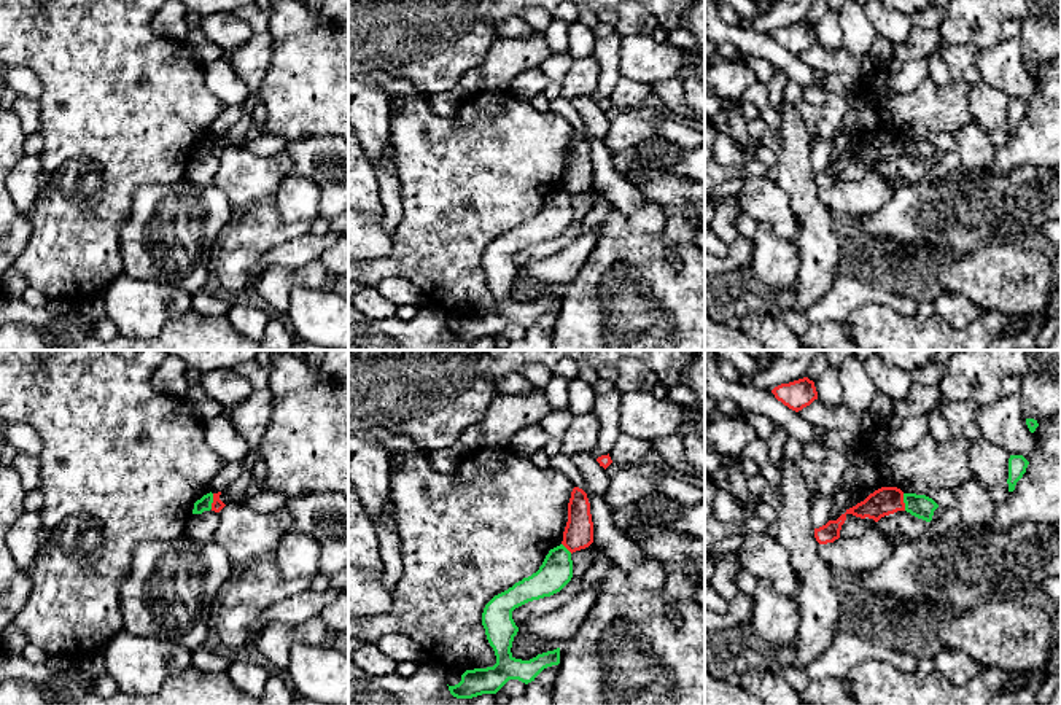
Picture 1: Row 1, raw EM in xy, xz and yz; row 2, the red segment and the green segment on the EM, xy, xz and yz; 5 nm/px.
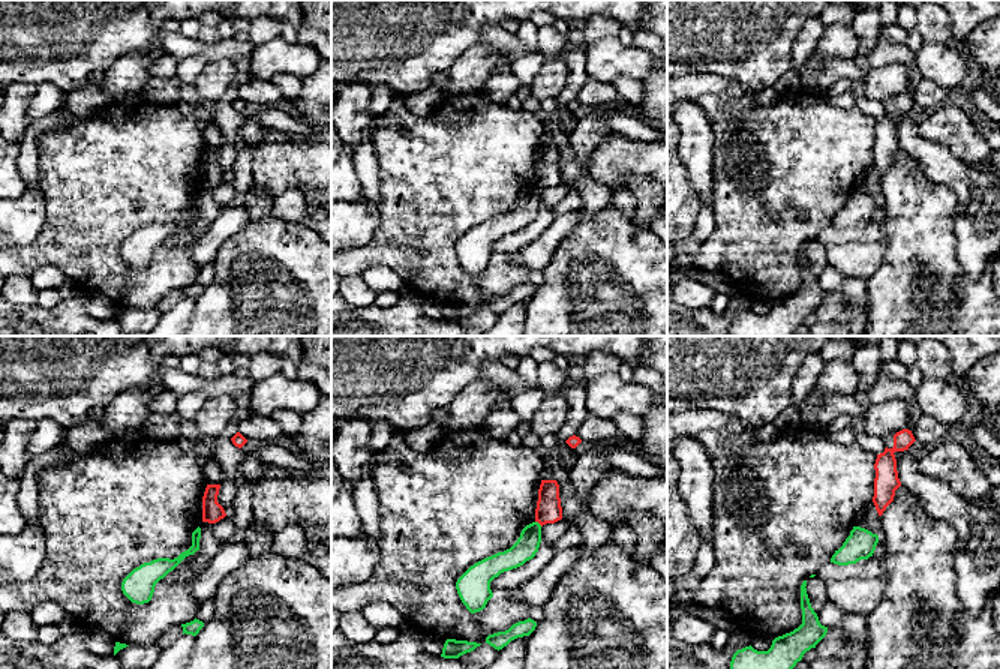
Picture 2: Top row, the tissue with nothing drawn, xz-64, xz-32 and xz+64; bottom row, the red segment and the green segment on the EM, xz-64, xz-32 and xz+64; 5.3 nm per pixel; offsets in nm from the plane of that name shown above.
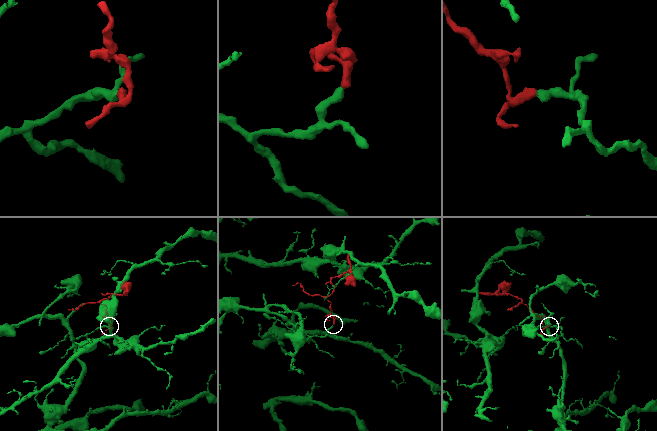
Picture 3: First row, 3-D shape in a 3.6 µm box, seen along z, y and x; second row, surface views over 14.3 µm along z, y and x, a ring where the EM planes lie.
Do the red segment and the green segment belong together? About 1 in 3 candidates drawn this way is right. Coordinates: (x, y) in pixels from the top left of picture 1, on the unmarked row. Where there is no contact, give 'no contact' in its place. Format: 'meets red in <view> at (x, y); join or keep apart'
meets red in yz at (902, 145); keep apart

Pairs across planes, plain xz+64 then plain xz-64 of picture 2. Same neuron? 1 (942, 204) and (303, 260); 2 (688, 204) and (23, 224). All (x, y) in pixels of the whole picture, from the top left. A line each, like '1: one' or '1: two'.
1: one
2: two

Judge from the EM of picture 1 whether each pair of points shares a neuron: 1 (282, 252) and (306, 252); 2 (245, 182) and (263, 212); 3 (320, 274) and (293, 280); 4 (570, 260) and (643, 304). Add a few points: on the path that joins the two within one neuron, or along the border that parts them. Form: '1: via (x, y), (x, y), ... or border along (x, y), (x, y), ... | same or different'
1: via (288, 252), (299, 252) | same
2: border along (269, 199), (250, 202), (242, 210) | different
3: via (314, 276), (299, 277) | same
4: border along (598, 233), (582, 268), (567, 285) | different

